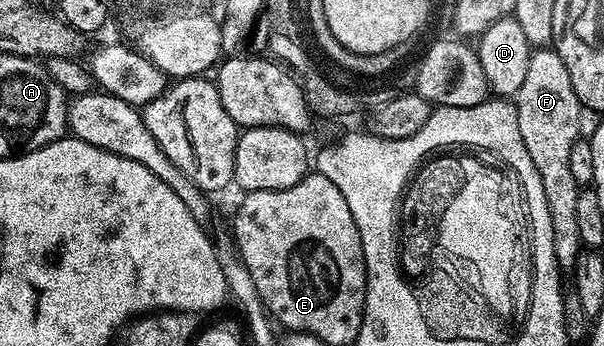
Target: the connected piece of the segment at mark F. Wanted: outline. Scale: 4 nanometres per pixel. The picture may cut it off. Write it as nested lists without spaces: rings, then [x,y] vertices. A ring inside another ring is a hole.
[[[539,48],[531,54],[528,75],[524,75],[524,83],[520,83],[516,104],[520,136],[524,138],[524,147],[528,147],[528,155],[532,155],[536,171],[540,171],[540,183],[544,185],[544,196],[548,199],[557,262],[563,274],[570,275],[573,274],[576,259],[583,252],[584,246],[576,220],[576,199],[580,186],[576,179],[572,179],[568,155],[580,140],[581,133],[578,132],[582,129],[584,107],[578,102],[576,91],[572,91],[572,79],[568,79],[568,69],[564,67],[564,61],[553,48]]]

